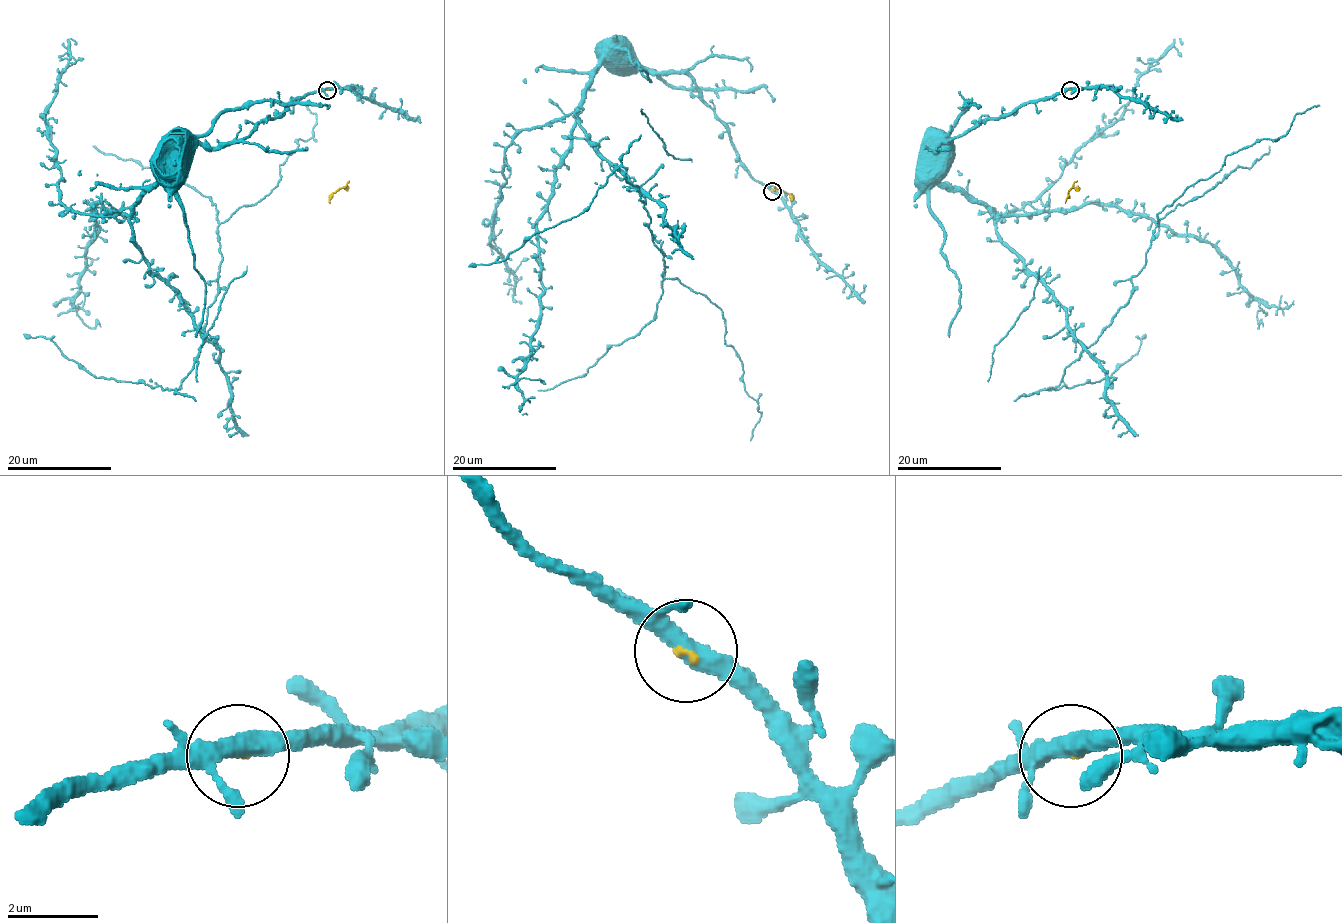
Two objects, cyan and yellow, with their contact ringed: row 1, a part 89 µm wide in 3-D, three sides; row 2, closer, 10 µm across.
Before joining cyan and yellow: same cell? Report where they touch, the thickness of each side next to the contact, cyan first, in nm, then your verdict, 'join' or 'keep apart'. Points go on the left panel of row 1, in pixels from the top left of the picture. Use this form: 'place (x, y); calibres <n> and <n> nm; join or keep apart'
place (327, 90); calibres 340 and 70 nm; join

